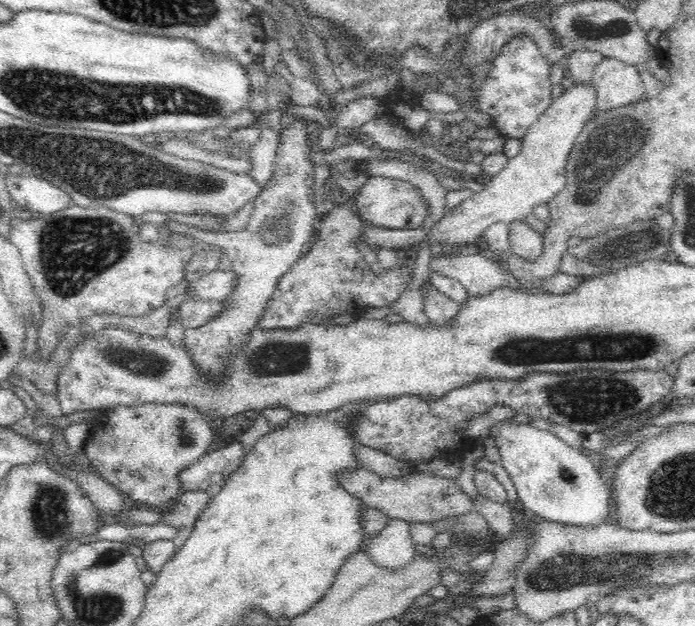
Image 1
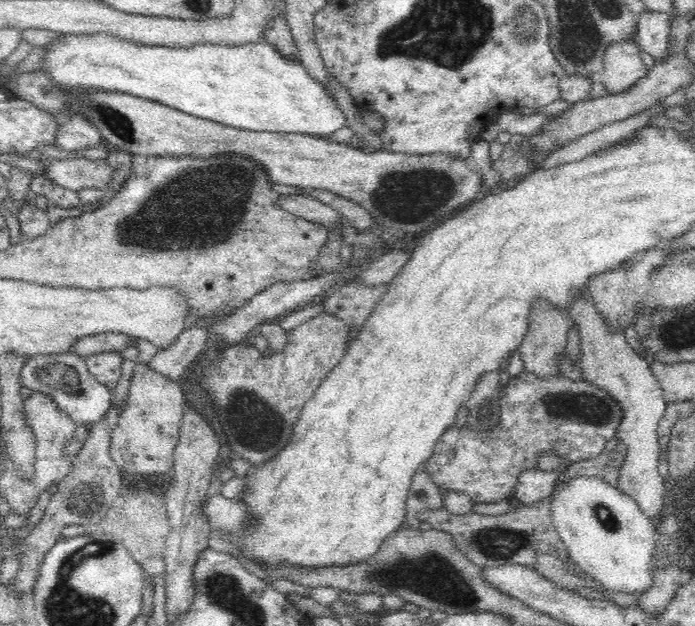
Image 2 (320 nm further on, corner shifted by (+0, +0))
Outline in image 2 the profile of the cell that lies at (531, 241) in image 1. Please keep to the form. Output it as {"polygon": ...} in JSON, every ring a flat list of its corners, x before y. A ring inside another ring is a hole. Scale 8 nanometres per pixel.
{"polygon":[[580,292,568,306,567,313,572,324,579,328,581,337,581,361,579,367,583,380,610,393,623,409,622,420,617,430,617,438,627,446,626,460,620,468,618,488,631,496,640,508,657,524,664,508,664,479,658,472,658,457,661,446,658,427,664,416,667,403,663,398,660,383,651,371,648,361,644,361,626,341,625,332,611,332,604,317,595,307,591,298,584,298]]}

